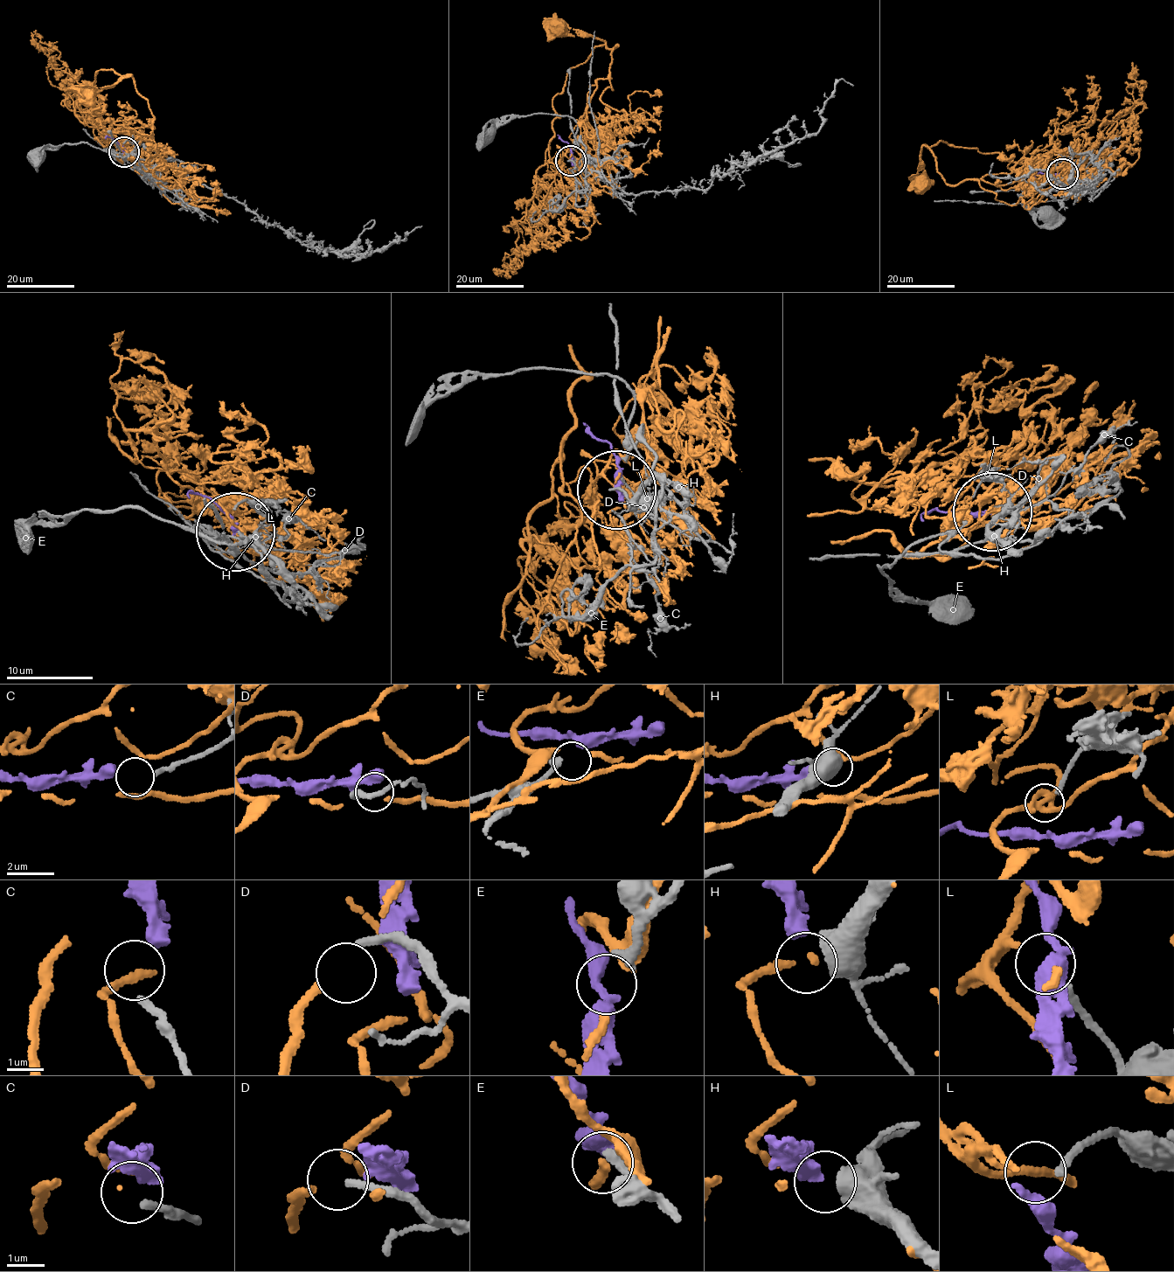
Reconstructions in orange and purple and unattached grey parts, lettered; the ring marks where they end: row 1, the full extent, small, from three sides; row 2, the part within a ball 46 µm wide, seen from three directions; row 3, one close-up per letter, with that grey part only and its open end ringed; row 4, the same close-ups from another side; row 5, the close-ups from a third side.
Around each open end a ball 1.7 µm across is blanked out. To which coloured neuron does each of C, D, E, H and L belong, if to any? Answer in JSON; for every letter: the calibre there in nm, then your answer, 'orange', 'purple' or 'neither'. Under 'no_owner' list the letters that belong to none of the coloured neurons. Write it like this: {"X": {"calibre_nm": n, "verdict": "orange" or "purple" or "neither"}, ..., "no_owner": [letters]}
{"C": {"calibre_nm": 190, "verdict": "neither"}, "D": {"calibre_nm": 200, "verdict": "neither"}, "E": {"calibre_nm": 280, "verdict": "purple"}, "H": {"calibre_nm": 360, "verdict": "neither"}, "L": {"calibre_nm": 180, "verdict": "orange"}, "no_owner": ["C", "D", "H"]}

